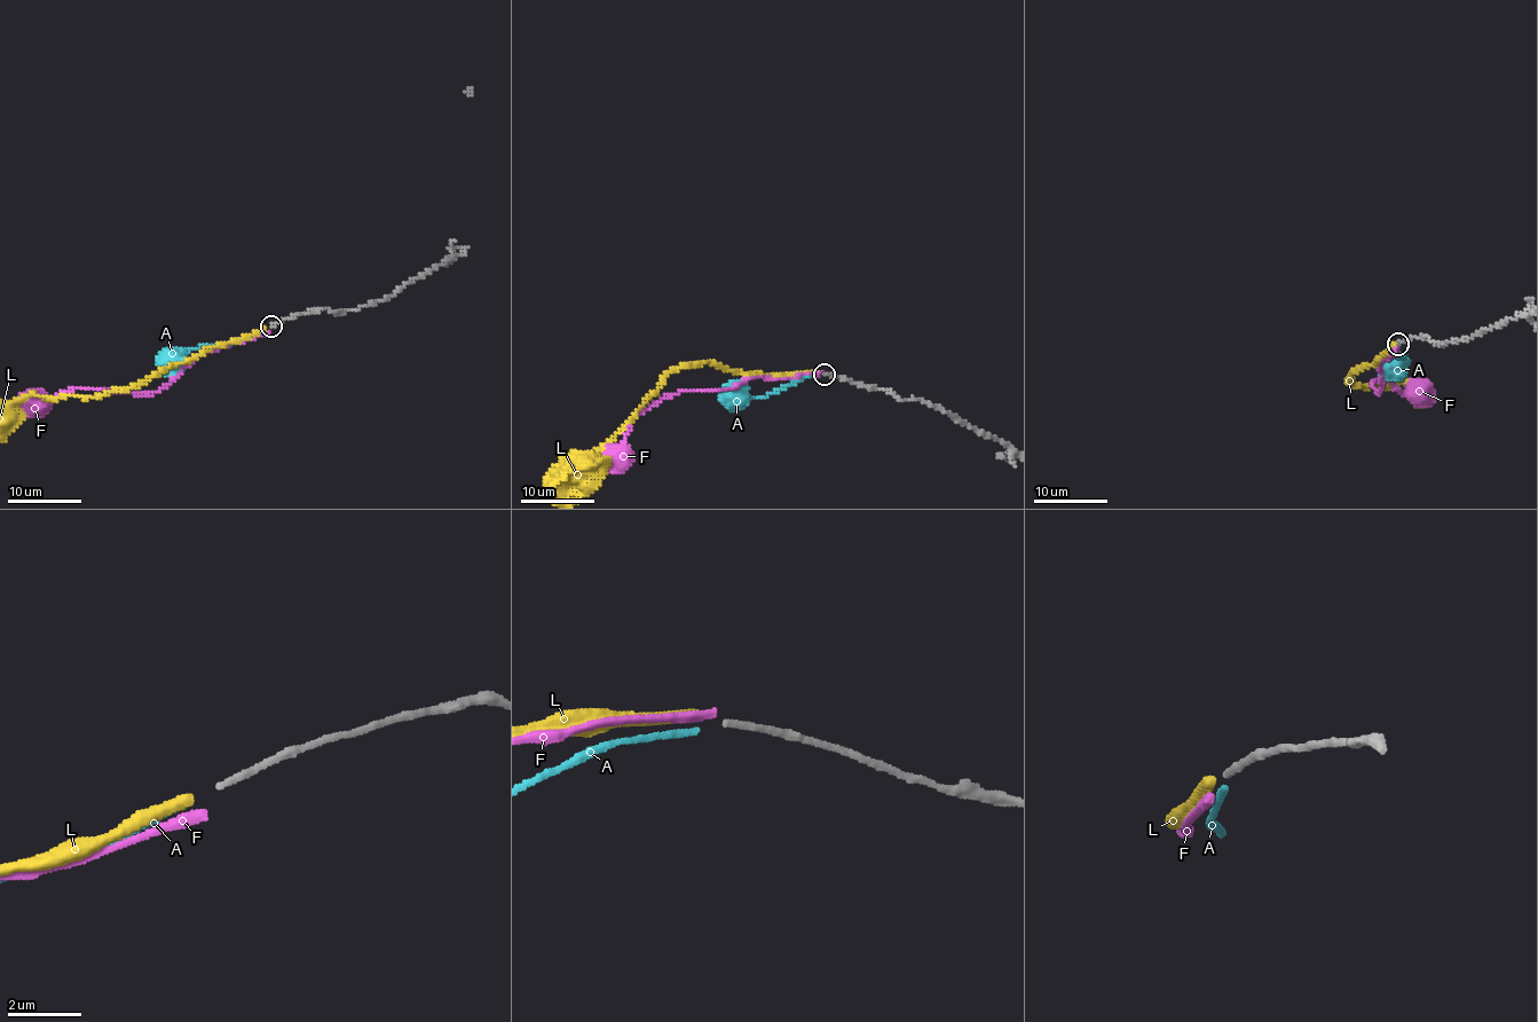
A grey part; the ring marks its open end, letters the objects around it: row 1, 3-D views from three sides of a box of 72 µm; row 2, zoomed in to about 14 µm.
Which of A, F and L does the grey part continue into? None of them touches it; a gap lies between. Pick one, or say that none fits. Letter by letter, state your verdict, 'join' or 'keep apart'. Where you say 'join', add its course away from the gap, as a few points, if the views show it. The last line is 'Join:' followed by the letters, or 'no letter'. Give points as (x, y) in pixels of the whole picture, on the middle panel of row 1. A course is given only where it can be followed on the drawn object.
A: keep apart
F: keep apart
L: keep apart
Join: no letter

